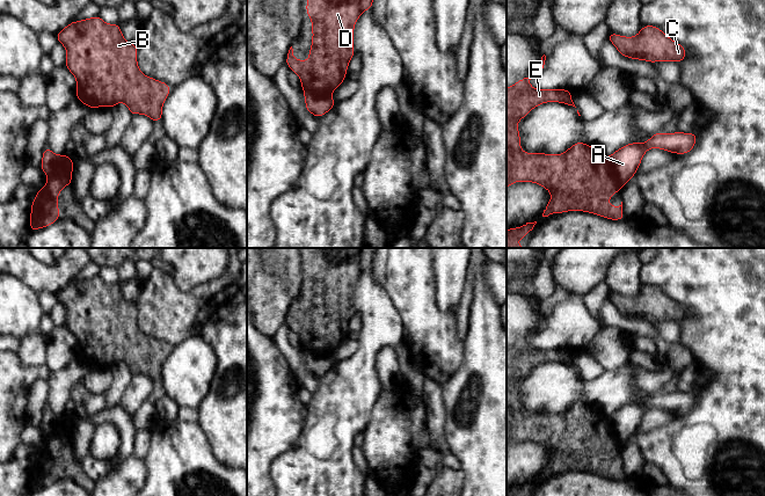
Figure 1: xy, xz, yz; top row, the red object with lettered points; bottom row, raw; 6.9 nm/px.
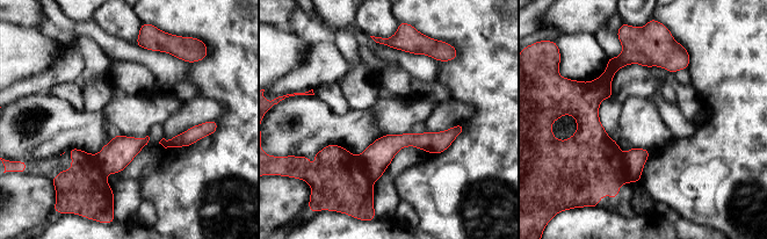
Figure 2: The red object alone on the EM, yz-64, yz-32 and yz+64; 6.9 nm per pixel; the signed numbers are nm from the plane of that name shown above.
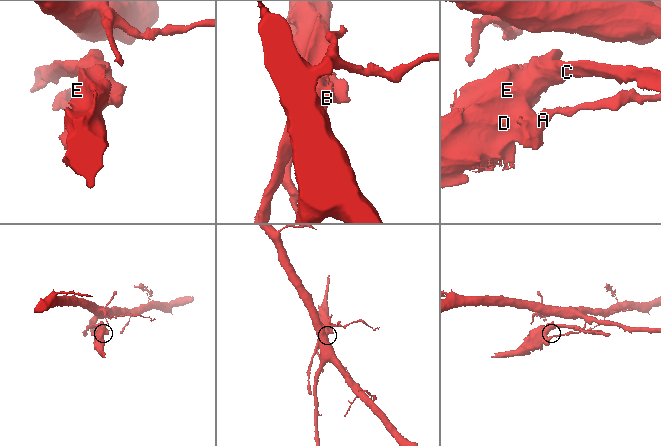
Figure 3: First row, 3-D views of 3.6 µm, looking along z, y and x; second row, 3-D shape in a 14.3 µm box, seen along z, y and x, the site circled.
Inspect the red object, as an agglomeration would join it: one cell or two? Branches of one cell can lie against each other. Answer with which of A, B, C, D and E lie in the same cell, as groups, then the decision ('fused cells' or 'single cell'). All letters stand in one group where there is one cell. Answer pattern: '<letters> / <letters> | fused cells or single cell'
A / B C D E | fused cells

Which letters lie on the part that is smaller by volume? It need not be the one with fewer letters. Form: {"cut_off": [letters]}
{"cut_off": ["B", "C", "D", "E"]}

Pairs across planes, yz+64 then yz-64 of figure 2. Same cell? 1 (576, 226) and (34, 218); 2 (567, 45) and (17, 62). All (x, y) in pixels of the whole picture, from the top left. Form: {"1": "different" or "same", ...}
{"1": "different", "2": "different"}

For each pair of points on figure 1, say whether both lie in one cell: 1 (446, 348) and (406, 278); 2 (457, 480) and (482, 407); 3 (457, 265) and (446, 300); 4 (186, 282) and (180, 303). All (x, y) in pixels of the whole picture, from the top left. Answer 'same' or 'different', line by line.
1: same
2: different
3: same
4: different

